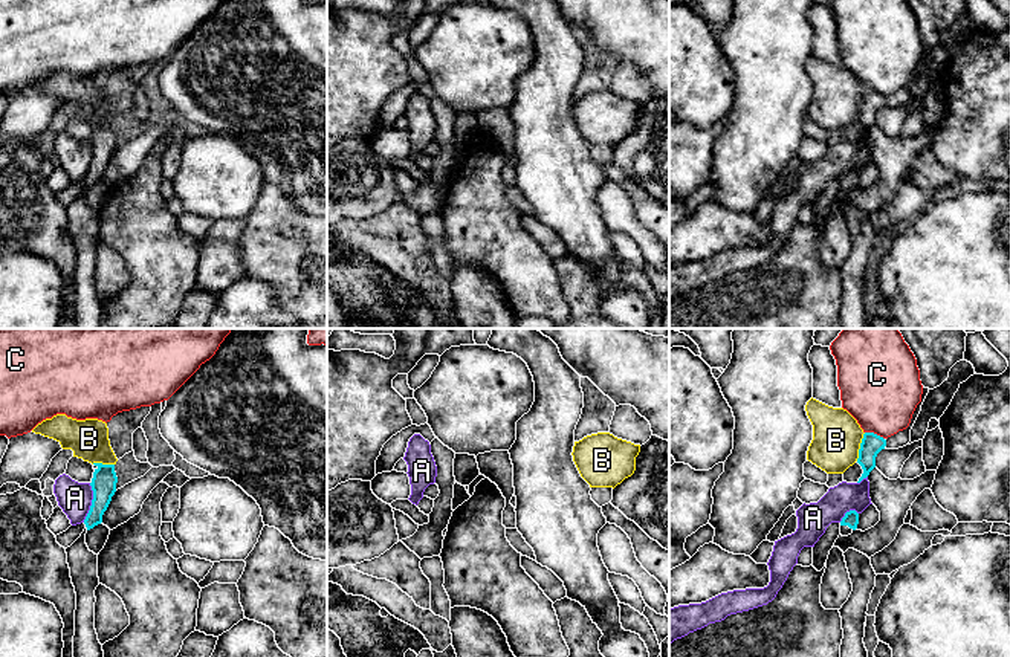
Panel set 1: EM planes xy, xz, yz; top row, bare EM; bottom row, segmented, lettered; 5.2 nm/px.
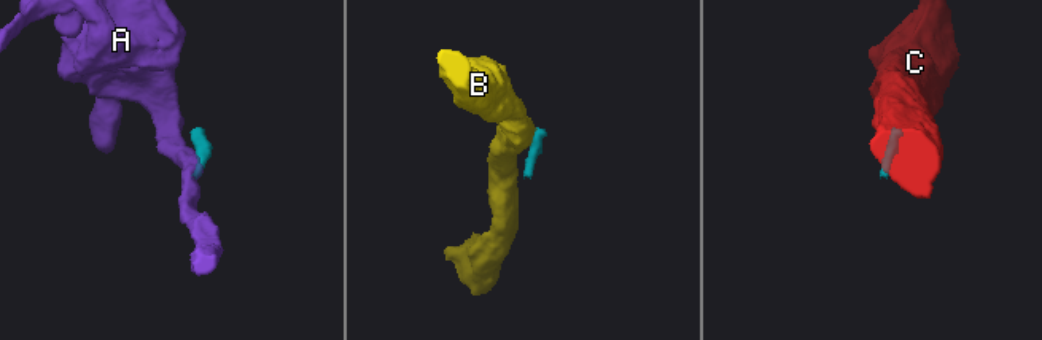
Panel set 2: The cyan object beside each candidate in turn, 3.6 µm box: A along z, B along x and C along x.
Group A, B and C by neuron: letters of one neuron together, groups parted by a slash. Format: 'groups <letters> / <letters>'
groups A / B / C

